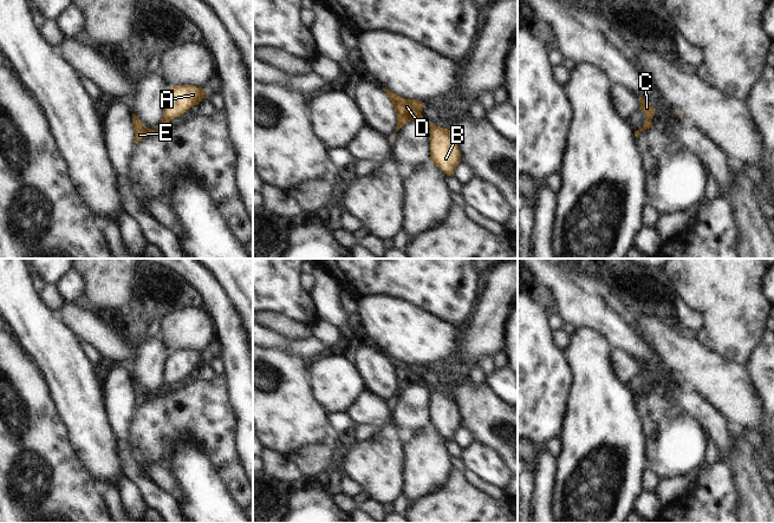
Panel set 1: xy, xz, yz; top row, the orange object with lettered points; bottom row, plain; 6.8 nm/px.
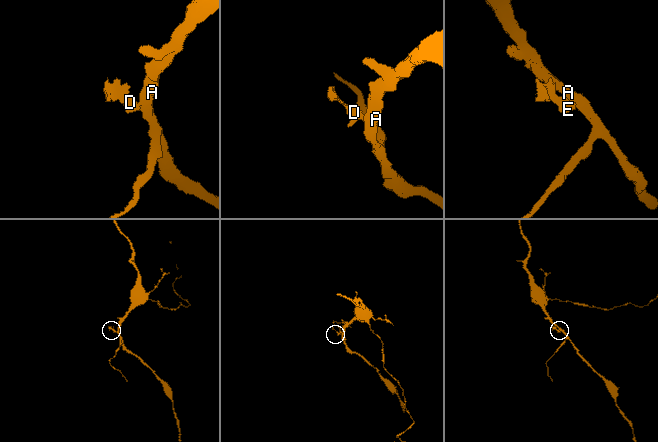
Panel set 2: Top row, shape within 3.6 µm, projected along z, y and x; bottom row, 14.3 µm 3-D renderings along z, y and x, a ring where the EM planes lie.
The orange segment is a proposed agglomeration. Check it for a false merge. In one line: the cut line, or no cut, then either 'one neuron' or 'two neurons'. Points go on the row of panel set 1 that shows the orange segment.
xy (163, 118), (169, 121) | two neurons

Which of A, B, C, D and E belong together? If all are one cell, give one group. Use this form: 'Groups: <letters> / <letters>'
Groups: A B C / D E.

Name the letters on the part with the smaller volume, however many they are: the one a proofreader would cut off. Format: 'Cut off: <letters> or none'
Cut off: D, E

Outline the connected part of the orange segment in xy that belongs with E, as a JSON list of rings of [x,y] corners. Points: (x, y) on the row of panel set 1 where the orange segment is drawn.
[[[132,113],[132,128],[135,131],[135,144],[141,142],[143,138],[151,136],[169,126],[170,126],[170,120],[162,119],[162,122],[157,125],[157,128],[155,130],[151,130],[147,128],[135,113]]]

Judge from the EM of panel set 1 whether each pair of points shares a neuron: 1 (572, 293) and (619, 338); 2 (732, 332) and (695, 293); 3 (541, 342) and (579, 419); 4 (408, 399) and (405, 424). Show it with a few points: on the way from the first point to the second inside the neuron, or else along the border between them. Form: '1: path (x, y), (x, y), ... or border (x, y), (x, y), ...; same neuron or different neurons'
1: path (584, 305), (607, 326); same neuron
2: path (724, 322), (704, 302); same neuron
3: border (568, 368), (571, 386), (563, 424); different neurons
4: path (408, 405), (408, 418); same neuron

